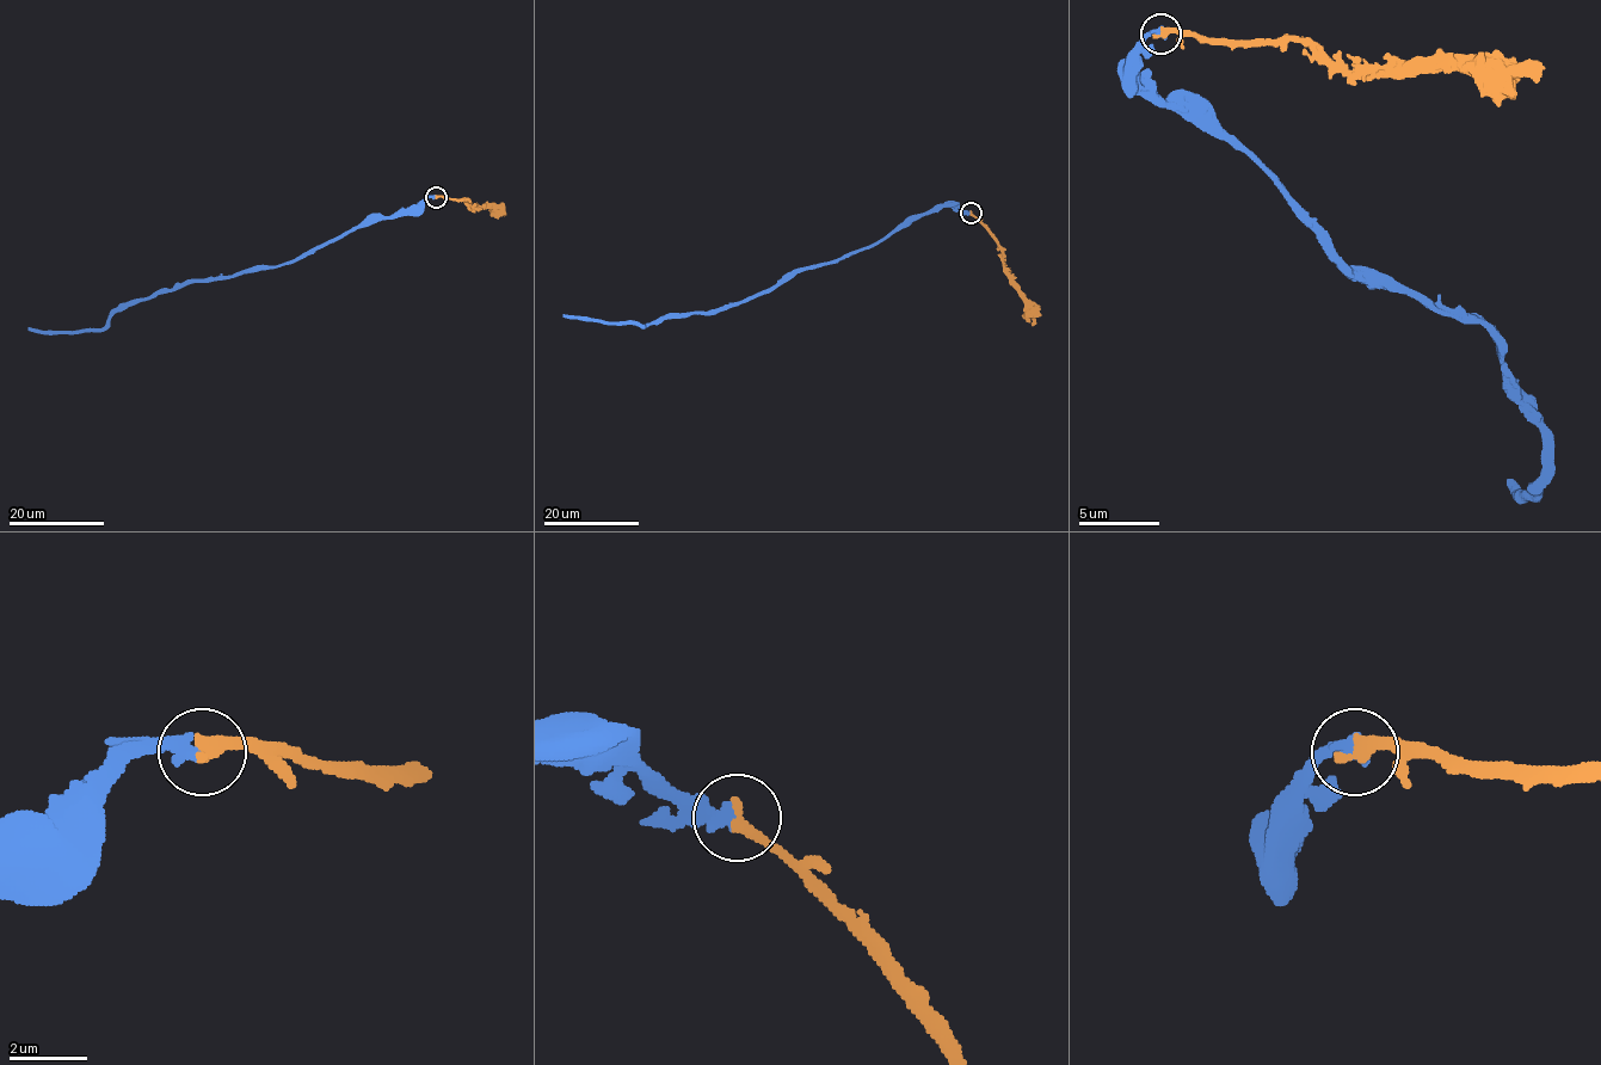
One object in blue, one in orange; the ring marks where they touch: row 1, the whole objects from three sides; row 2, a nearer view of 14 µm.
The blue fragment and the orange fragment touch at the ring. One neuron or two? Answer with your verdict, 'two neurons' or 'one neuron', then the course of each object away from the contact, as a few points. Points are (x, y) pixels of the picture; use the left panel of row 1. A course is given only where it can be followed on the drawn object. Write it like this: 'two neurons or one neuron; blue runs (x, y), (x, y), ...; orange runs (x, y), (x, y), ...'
one neuron; blue runs (436, 197), (388, 217), (370, 217), (275, 266), (189, 279), (128, 301), (99, 330), (28, 327); orange runs (436, 197), (467, 199), (470, 207), (496, 207), (499, 210)

